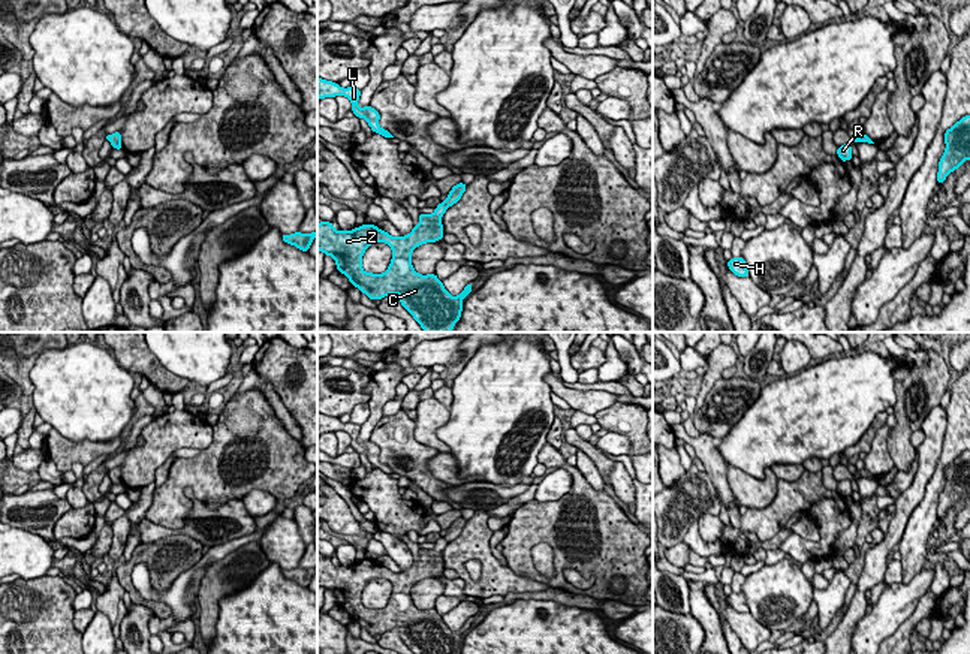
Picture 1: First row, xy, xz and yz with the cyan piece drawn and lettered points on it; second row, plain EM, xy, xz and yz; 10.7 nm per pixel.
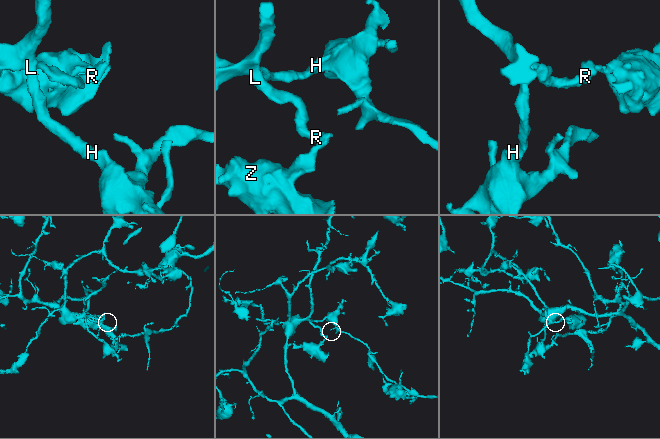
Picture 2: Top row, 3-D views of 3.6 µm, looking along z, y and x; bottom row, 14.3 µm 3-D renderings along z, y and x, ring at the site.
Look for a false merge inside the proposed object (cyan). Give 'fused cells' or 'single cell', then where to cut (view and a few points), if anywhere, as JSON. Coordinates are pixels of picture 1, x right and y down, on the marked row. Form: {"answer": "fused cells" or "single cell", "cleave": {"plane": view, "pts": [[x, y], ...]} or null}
{"answer": "fused cells", "cleave": {"plane": "xz", "pts": [[443, 202], [446, 207]]}}

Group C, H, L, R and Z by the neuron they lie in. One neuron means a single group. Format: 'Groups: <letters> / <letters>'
Groups: C Z / H L R

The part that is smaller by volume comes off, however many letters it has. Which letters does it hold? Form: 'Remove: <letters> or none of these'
Remove: C, Z

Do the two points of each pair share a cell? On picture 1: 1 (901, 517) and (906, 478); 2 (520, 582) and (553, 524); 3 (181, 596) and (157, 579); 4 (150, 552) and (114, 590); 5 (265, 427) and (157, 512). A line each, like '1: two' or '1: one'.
1: two
2: two
3: two
4: two
5: one

